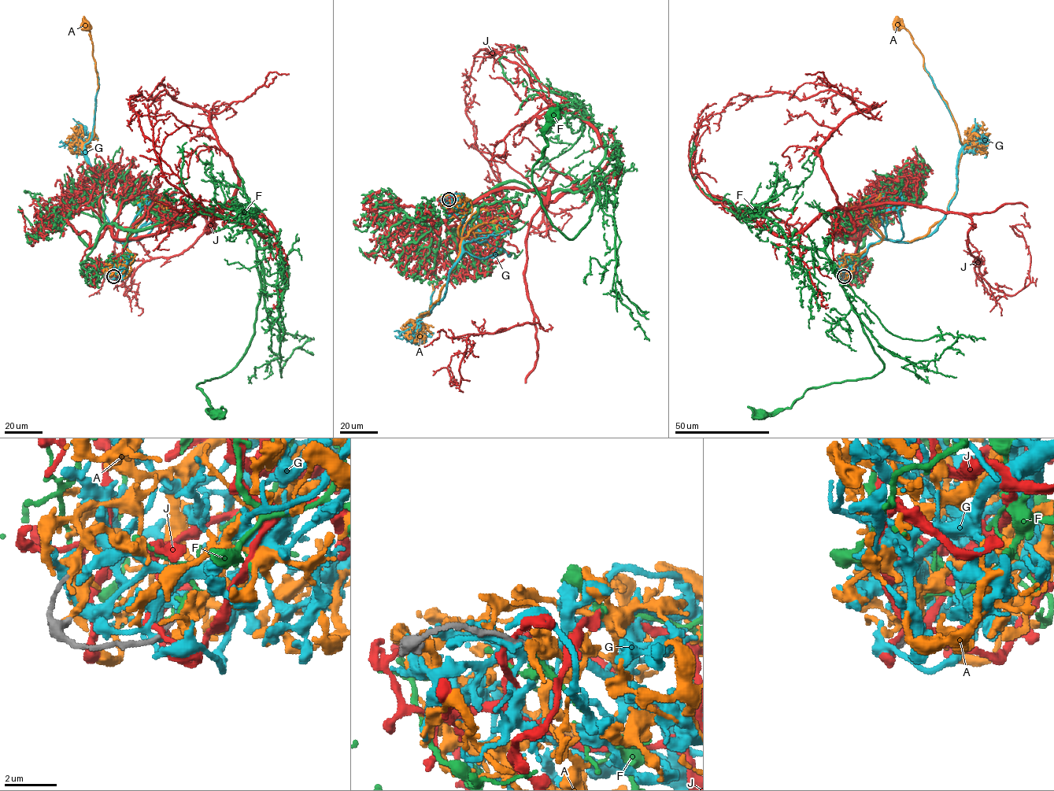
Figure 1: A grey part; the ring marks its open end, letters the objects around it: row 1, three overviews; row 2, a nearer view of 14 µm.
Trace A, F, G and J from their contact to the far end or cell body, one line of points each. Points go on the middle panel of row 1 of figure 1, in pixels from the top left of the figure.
A: (449, 198), (465, 216), (460, 256), (440, 297), (418, 317), (429, 313), (433, 289), (421, 253)
F: (449, 198), (461, 212), (510, 182), (551, 193), (591, 180), (589, 220), (571, 239), (532, 181), (552, 117)
G: (447, 198), (458, 205), (463, 217), (461, 257), (449, 274), (445, 296), (420, 317), (429, 311), (430, 279)
J: (447, 198), (462, 212), (548, 187), (524, 274), (541, 327), (471, 334), (456, 380)

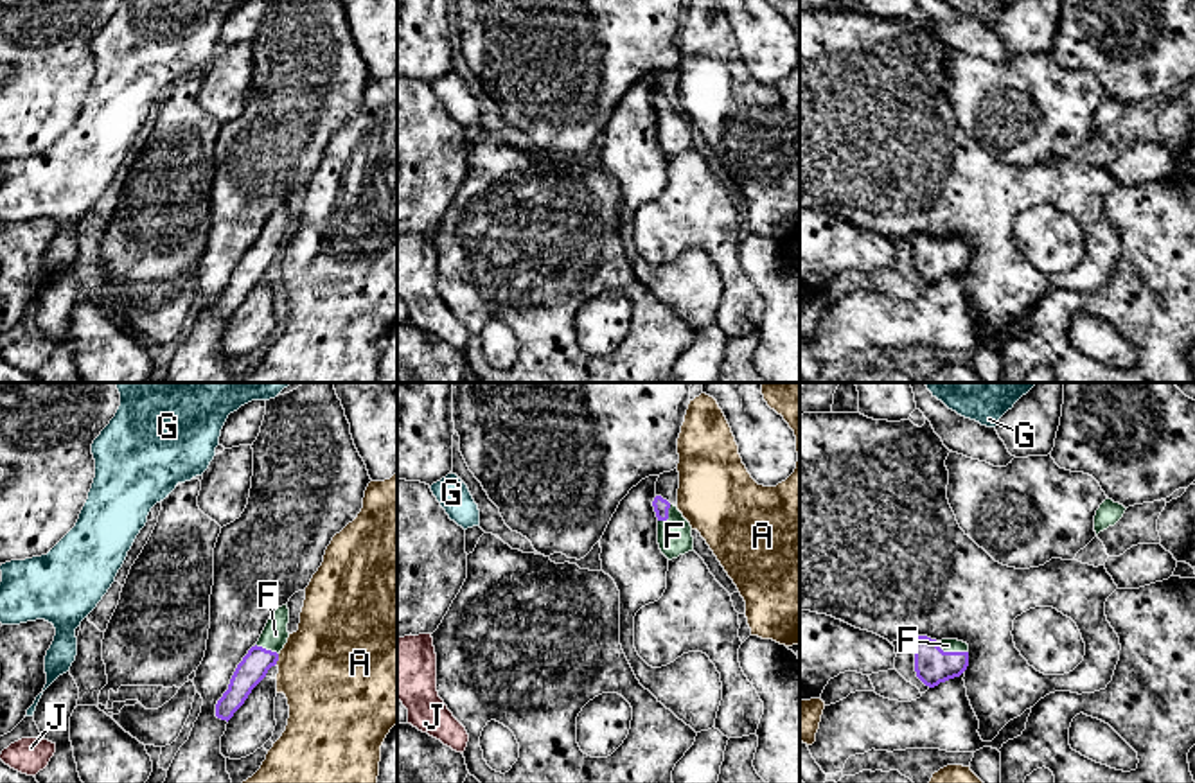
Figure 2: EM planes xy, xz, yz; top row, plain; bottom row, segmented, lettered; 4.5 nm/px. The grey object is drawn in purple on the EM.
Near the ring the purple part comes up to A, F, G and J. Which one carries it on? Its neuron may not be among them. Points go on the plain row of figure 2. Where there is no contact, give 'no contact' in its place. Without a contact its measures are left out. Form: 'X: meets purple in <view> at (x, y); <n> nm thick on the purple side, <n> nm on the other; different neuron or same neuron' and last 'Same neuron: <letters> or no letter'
A: meets purple in xy at (277, 257); 130 nm thick on the purple side, 480 nm on the other; different neuron
F: meets purple in yz at (951, 250); 160 nm thick on the purple side, 60 nm on the other; same neuron
G: no contact; different neuron
J: no contact; different neuron
Same neuron: F

